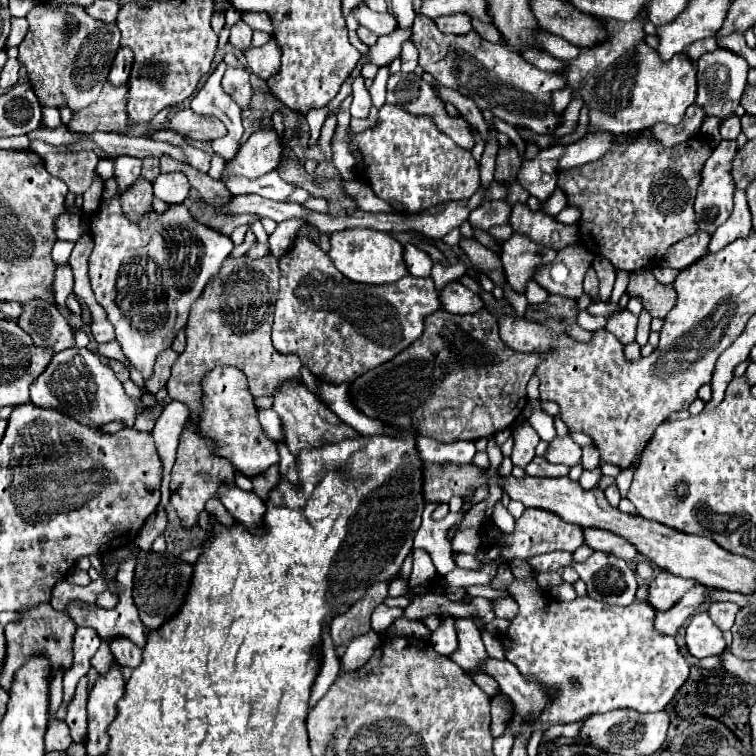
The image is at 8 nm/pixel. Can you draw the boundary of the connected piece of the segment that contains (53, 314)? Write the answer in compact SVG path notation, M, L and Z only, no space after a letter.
M42 300L24 304L24 314L20 316L18 326L32 336L36 346L52 348L54 354L74 346L74 334L66 318L56 306L44 304Z

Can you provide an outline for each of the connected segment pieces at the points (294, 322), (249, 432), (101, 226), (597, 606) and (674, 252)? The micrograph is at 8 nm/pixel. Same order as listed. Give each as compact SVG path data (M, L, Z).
M296 238L280 262L272 344L282 354L296 354L322 382L344 384L392 360L422 336L424 318L440 308L432 278L406 276L394 284L366 286L344 278L330 256L312 240Z
M218 366L202 378L202 412L198 414L198 434L214 440L216 454L232 462L236 472L254 478L280 462L276 442L270 440L256 416L254 398L248 390L244 372L230 366Z
M80 138L76 144L62 144L62 148L32 140L30 150L38 156L50 152L82 152L92 150L100 160L114 162L114 180L118 192L112 200L102 202L90 216L88 228L94 240L90 254L90 284L96 302L106 310L108 322L116 330L116 340L144 378L152 374L156 356L170 348L176 332L186 328L192 304L202 296L206 284L214 280L222 262L232 252L230 236L224 236L192 218L184 204L172 204L164 214L150 210L138 222L130 222L120 206L120 196L140 178L142 160L132 156L108 156L90 138Z
M528 576L522 582L512 580L506 592L518 602L520 608L500 638L506 660L512 662L524 678L538 680L542 686L558 692L552 696L546 708L534 716L530 734L536 730L546 730L554 724L572 724L584 720L586 716L604 714L618 708L632 708L636 712L660 712L688 678L688 664L678 652L676 640L672 636L660 634L654 628L656 610L648 602L634 600L630 606L614 606L590 596L578 596L572 602L560 602L554 600L548 590L538 590L534 576Z
M696 232L680 242L676 242L664 256L664 262L670 268L676 270L684 270L690 264L694 264L696 260L700 260L706 252L708 252L708 242L710 242L710 234L706 232Z

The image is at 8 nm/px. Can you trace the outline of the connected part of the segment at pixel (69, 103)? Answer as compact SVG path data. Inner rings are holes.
M38 2L26 18L30 22L30 30L18 46L18 60L26 66L38 100L44 106L66 106L72 112L92 104L108 78L112 60L120 46L118 26L94 20L80 6L52 8L46 2Z

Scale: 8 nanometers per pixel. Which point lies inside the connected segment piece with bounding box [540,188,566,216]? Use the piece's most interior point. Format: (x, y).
(555, 203)

